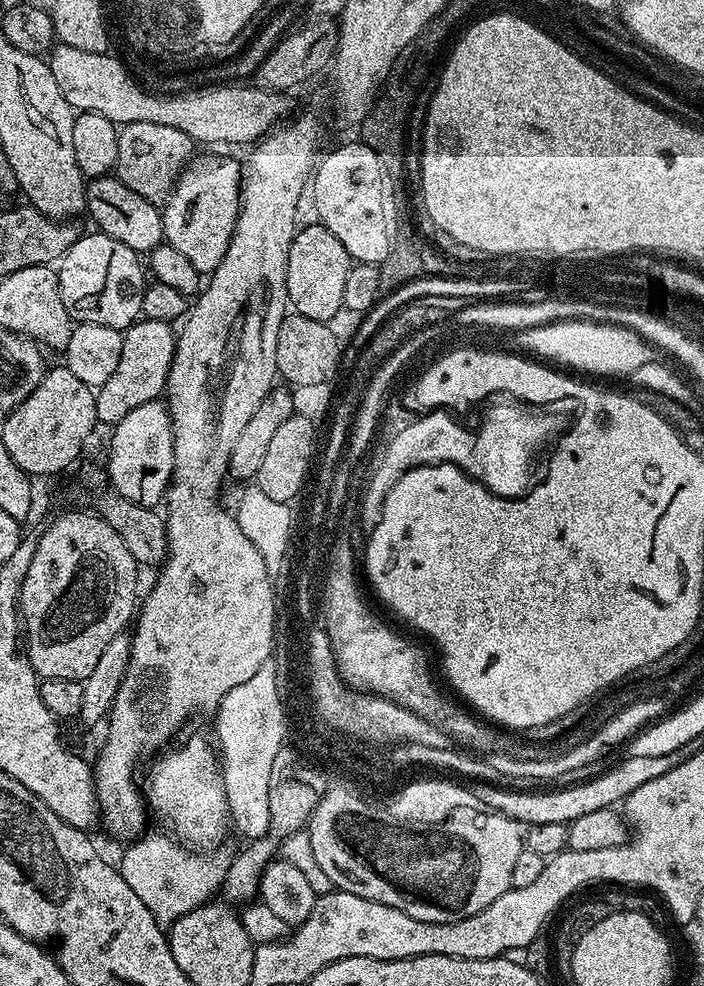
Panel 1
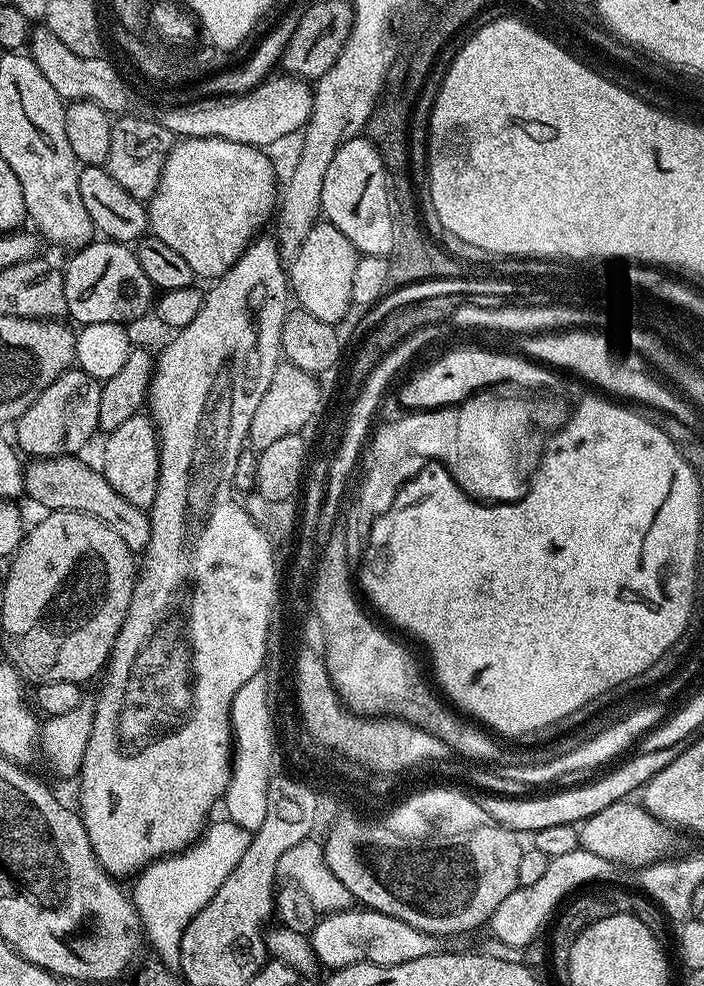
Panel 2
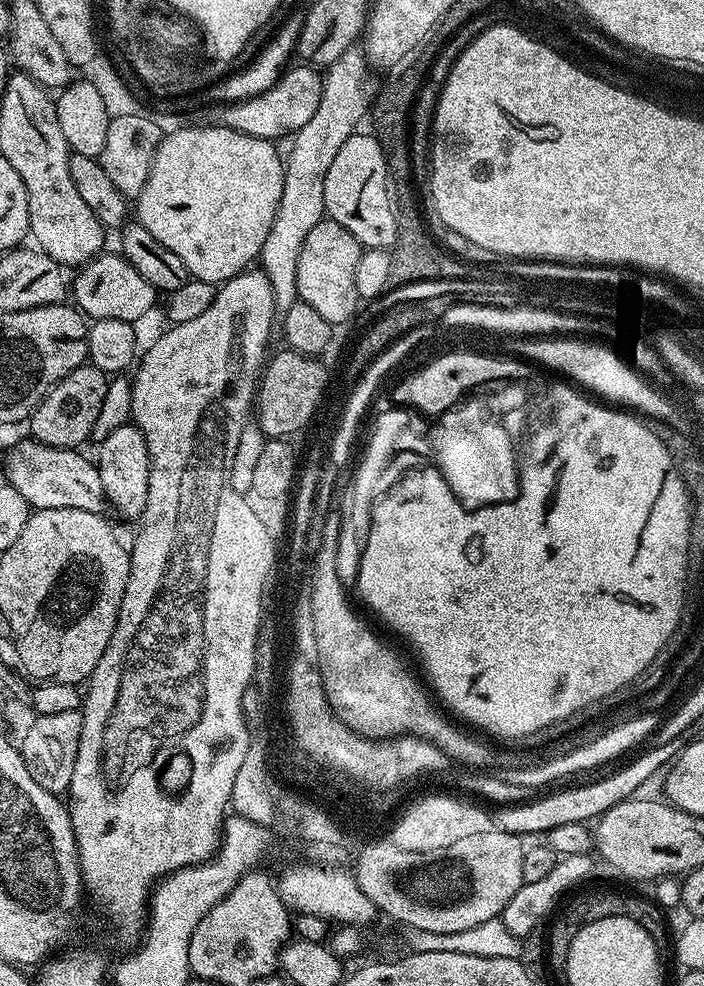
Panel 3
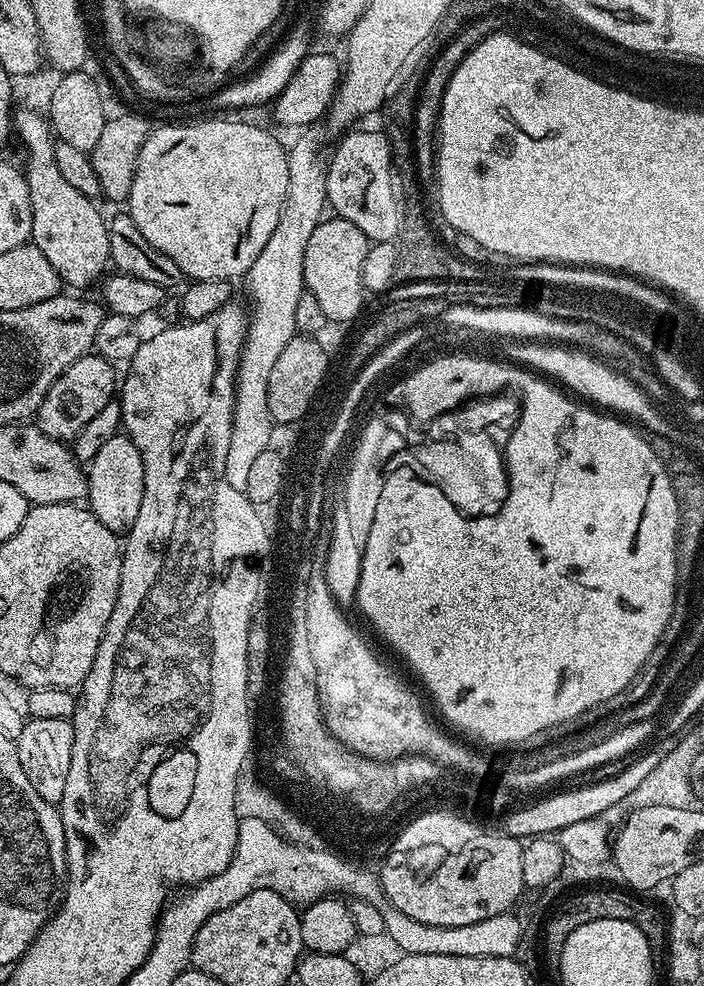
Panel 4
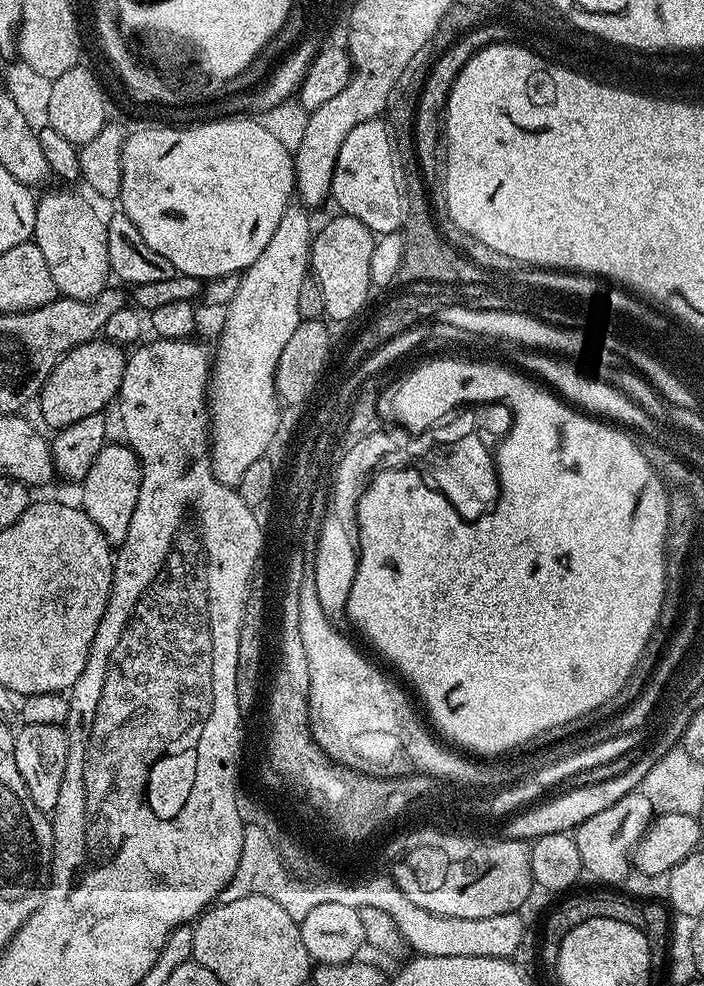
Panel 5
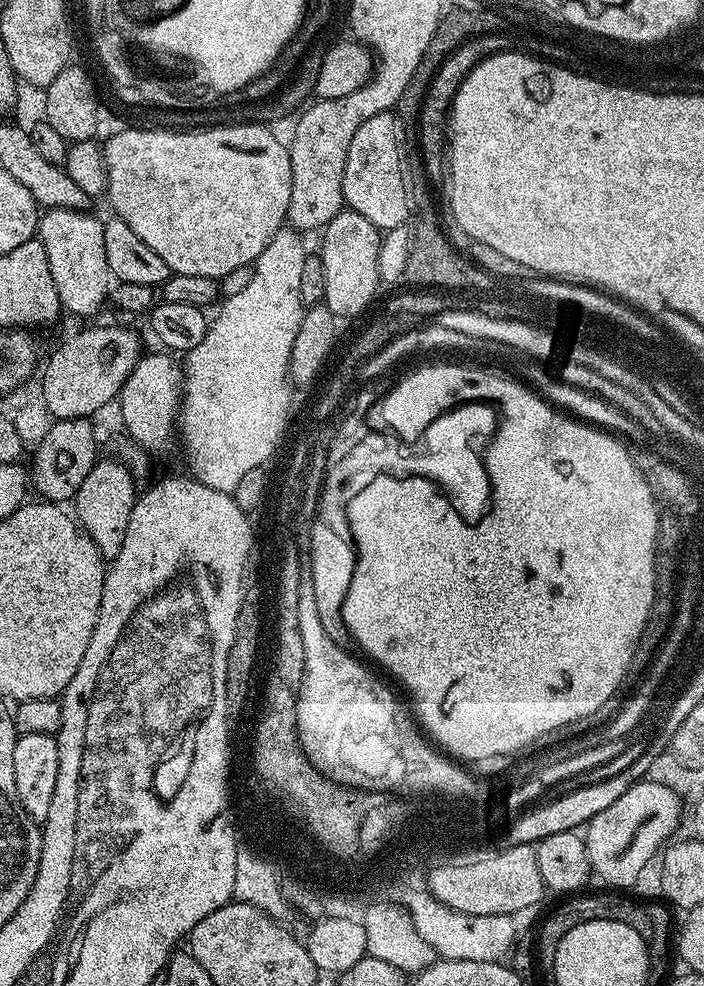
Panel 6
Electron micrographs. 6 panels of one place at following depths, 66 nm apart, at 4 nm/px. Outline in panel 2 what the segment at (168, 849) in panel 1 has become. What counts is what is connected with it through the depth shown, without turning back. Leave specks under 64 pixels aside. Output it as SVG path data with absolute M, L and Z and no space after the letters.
M227 818L213 819L207 825L203 836L194 844L170 856L162 856L158 860L141 868L135 877L136 885L130 888L130 895L135 904L140 922L144 925L144 939L149 949L157 952L165 965L176 966L180 963L180 947L182 934L192 919L218 894L222 882L230 878L230 873L242 856L246 854L245 828L238 822Z

